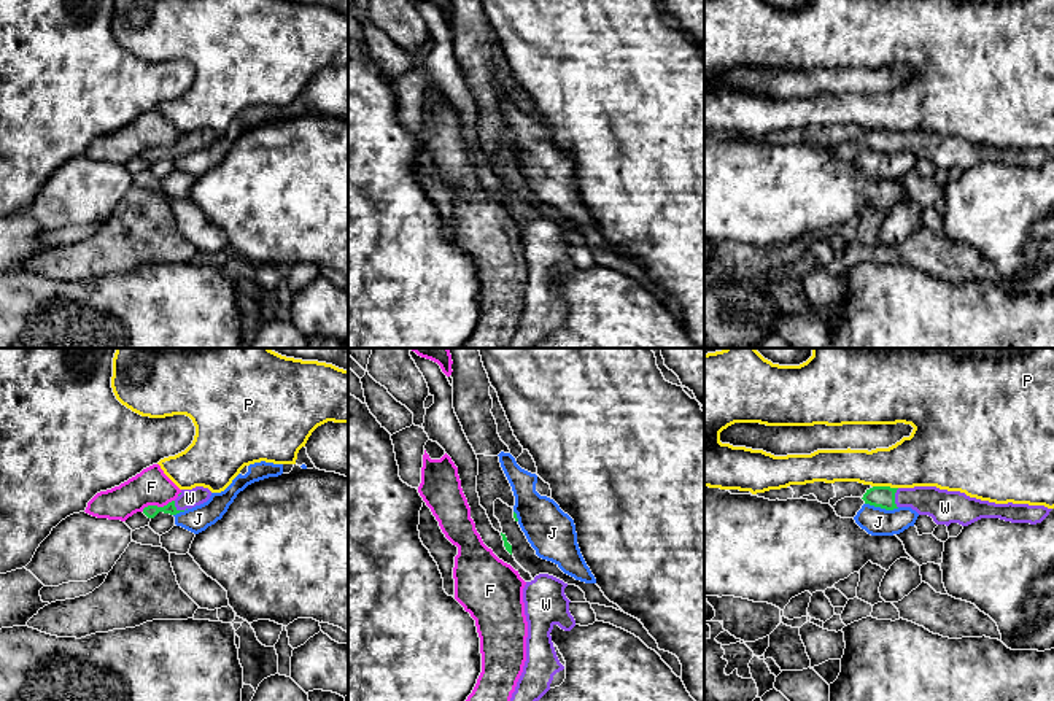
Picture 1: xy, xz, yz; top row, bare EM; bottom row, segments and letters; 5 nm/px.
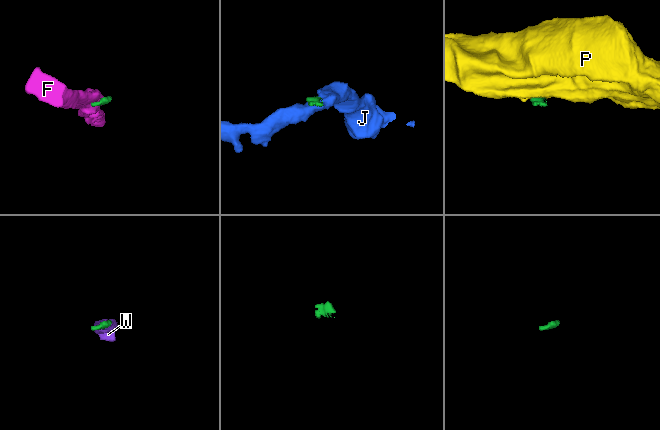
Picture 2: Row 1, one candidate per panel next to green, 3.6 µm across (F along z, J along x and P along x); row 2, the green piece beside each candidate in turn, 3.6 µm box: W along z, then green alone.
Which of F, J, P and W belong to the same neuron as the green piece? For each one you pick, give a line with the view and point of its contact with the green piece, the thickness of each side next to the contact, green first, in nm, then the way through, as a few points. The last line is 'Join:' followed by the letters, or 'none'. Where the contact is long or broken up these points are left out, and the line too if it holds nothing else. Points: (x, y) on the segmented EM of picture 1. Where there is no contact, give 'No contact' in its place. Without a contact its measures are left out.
W: Touches green at yz (894, 498). Thickness 110 nm (green) against 160 nm. Path across: yz (879, 496), (894, 498), (921, 498), (940, 504)
Join: W

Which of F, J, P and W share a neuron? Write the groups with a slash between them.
F / J / P / W

